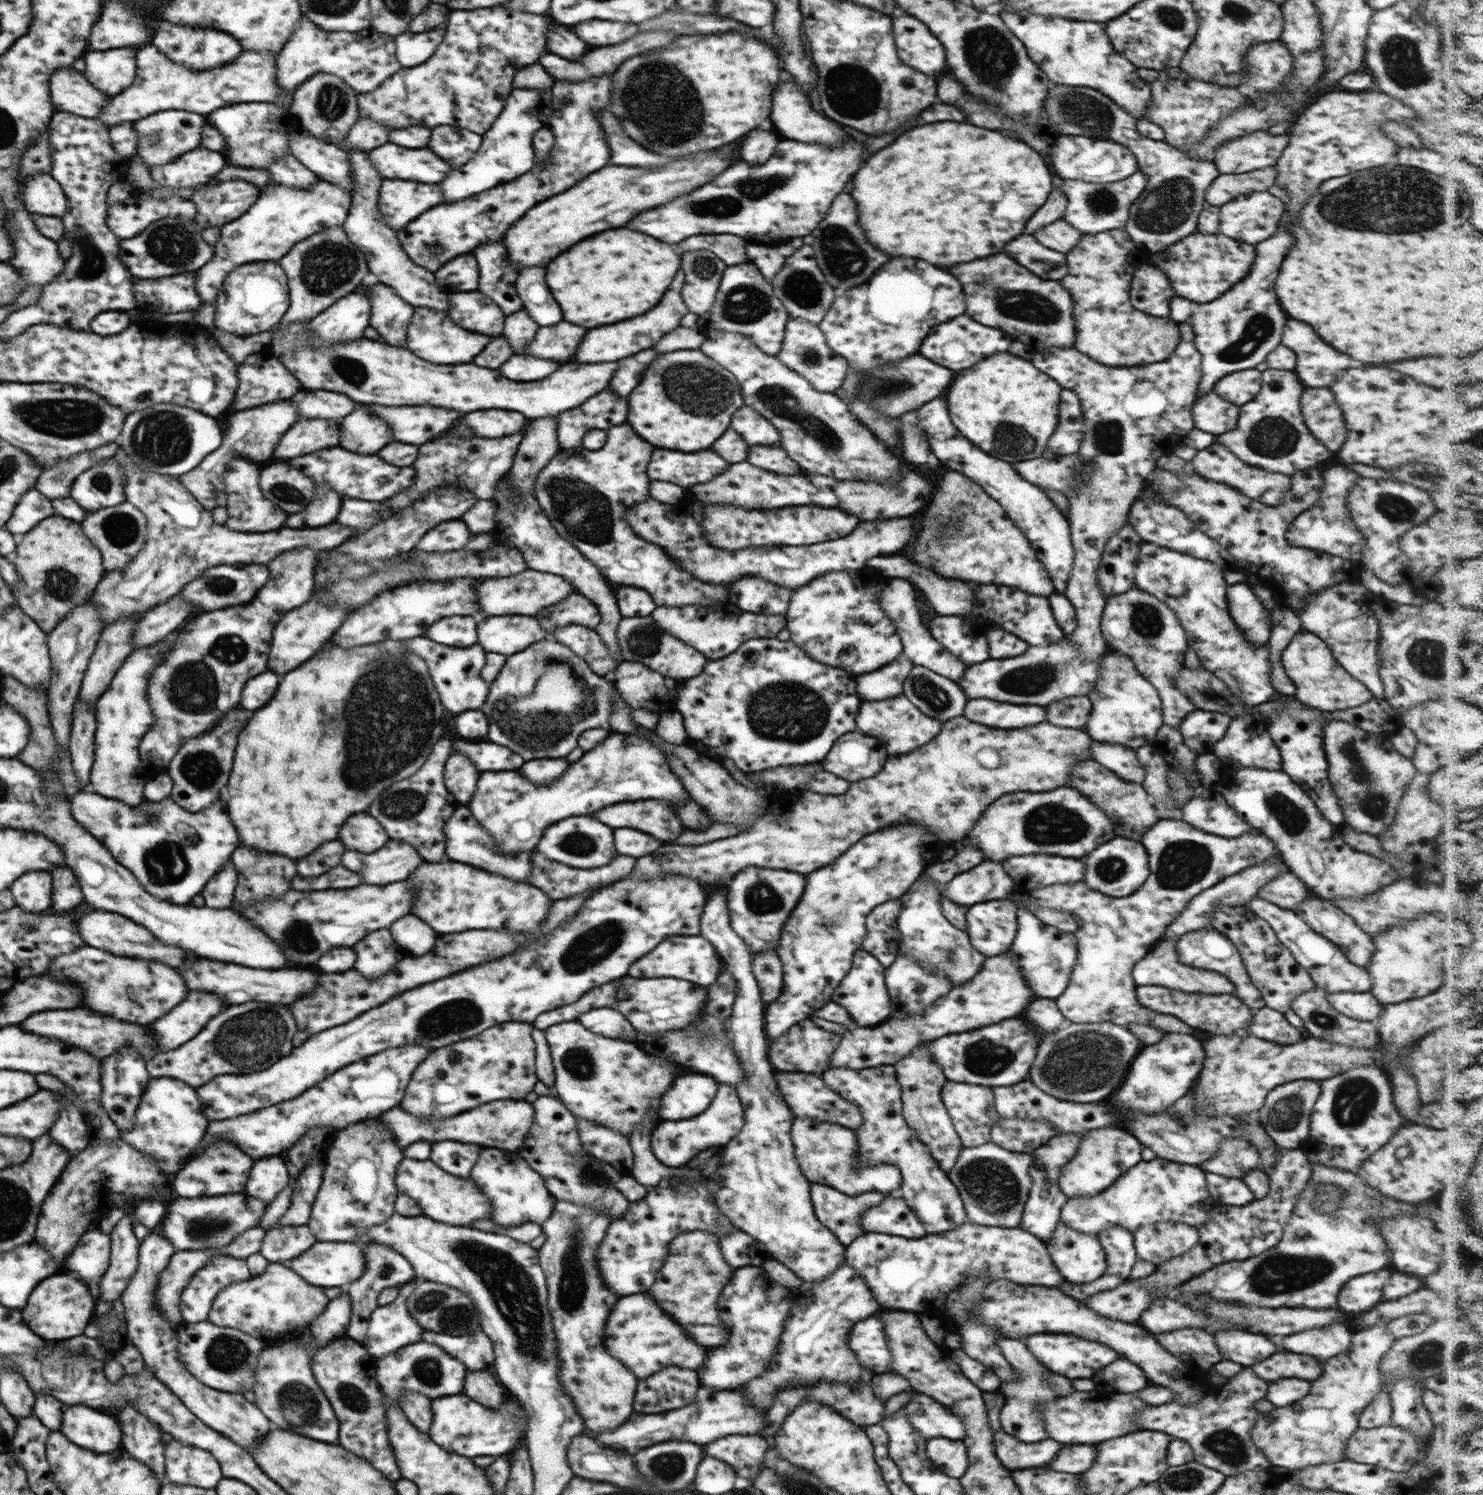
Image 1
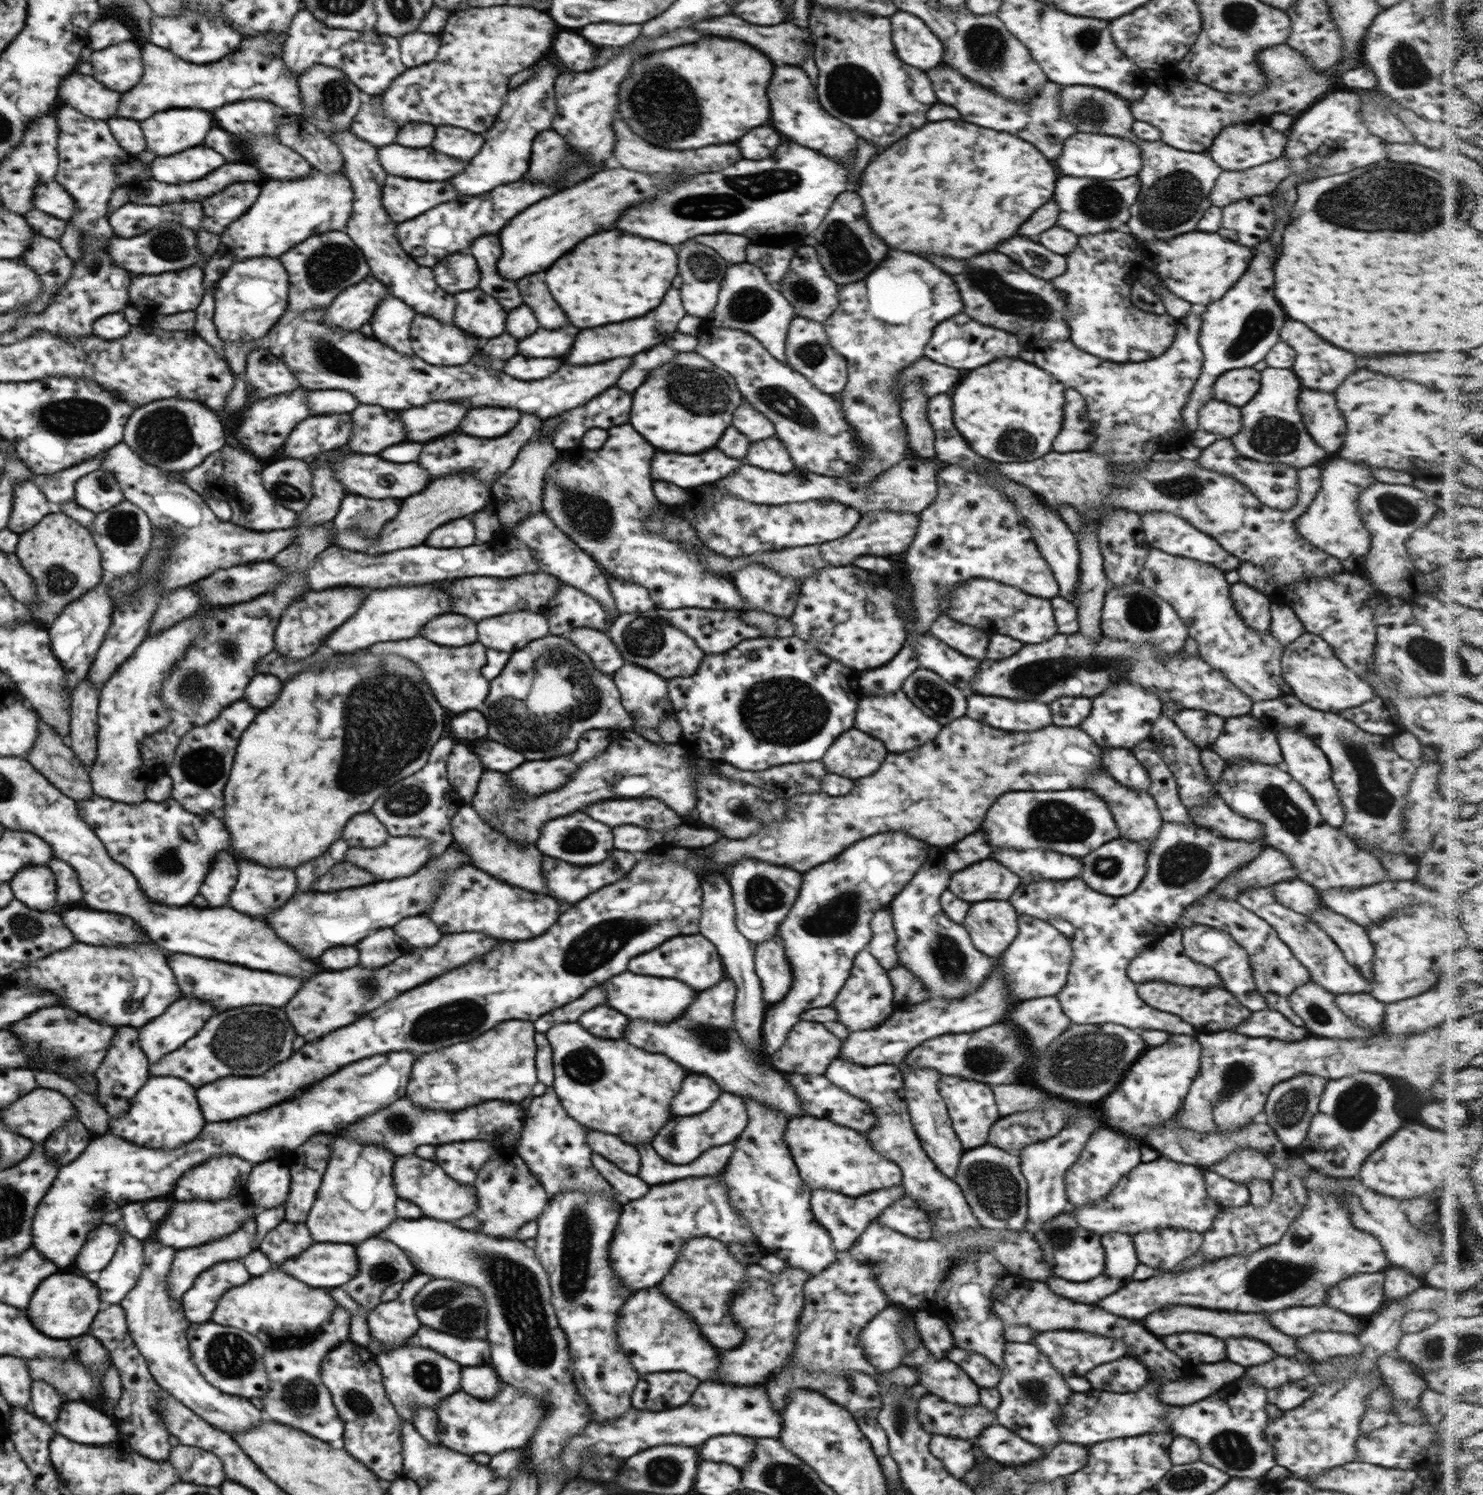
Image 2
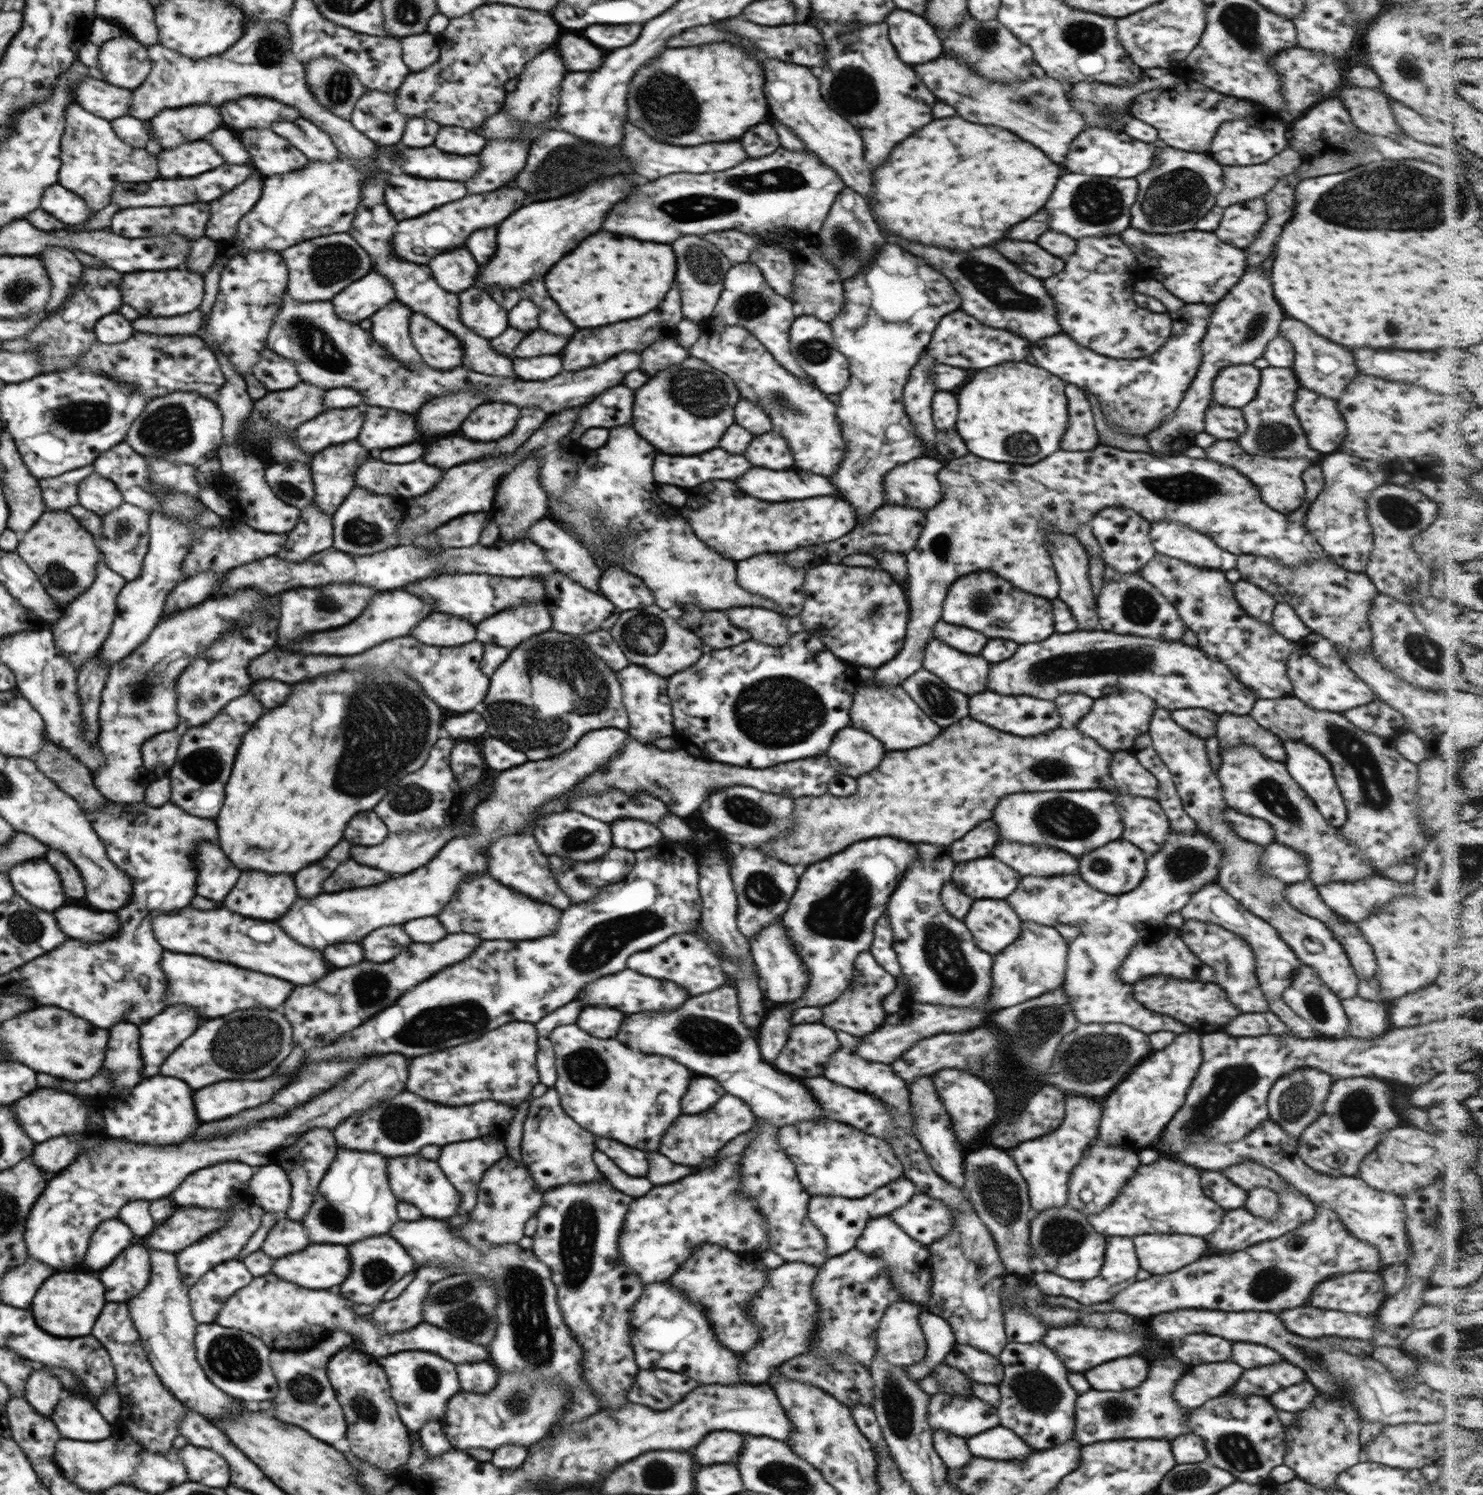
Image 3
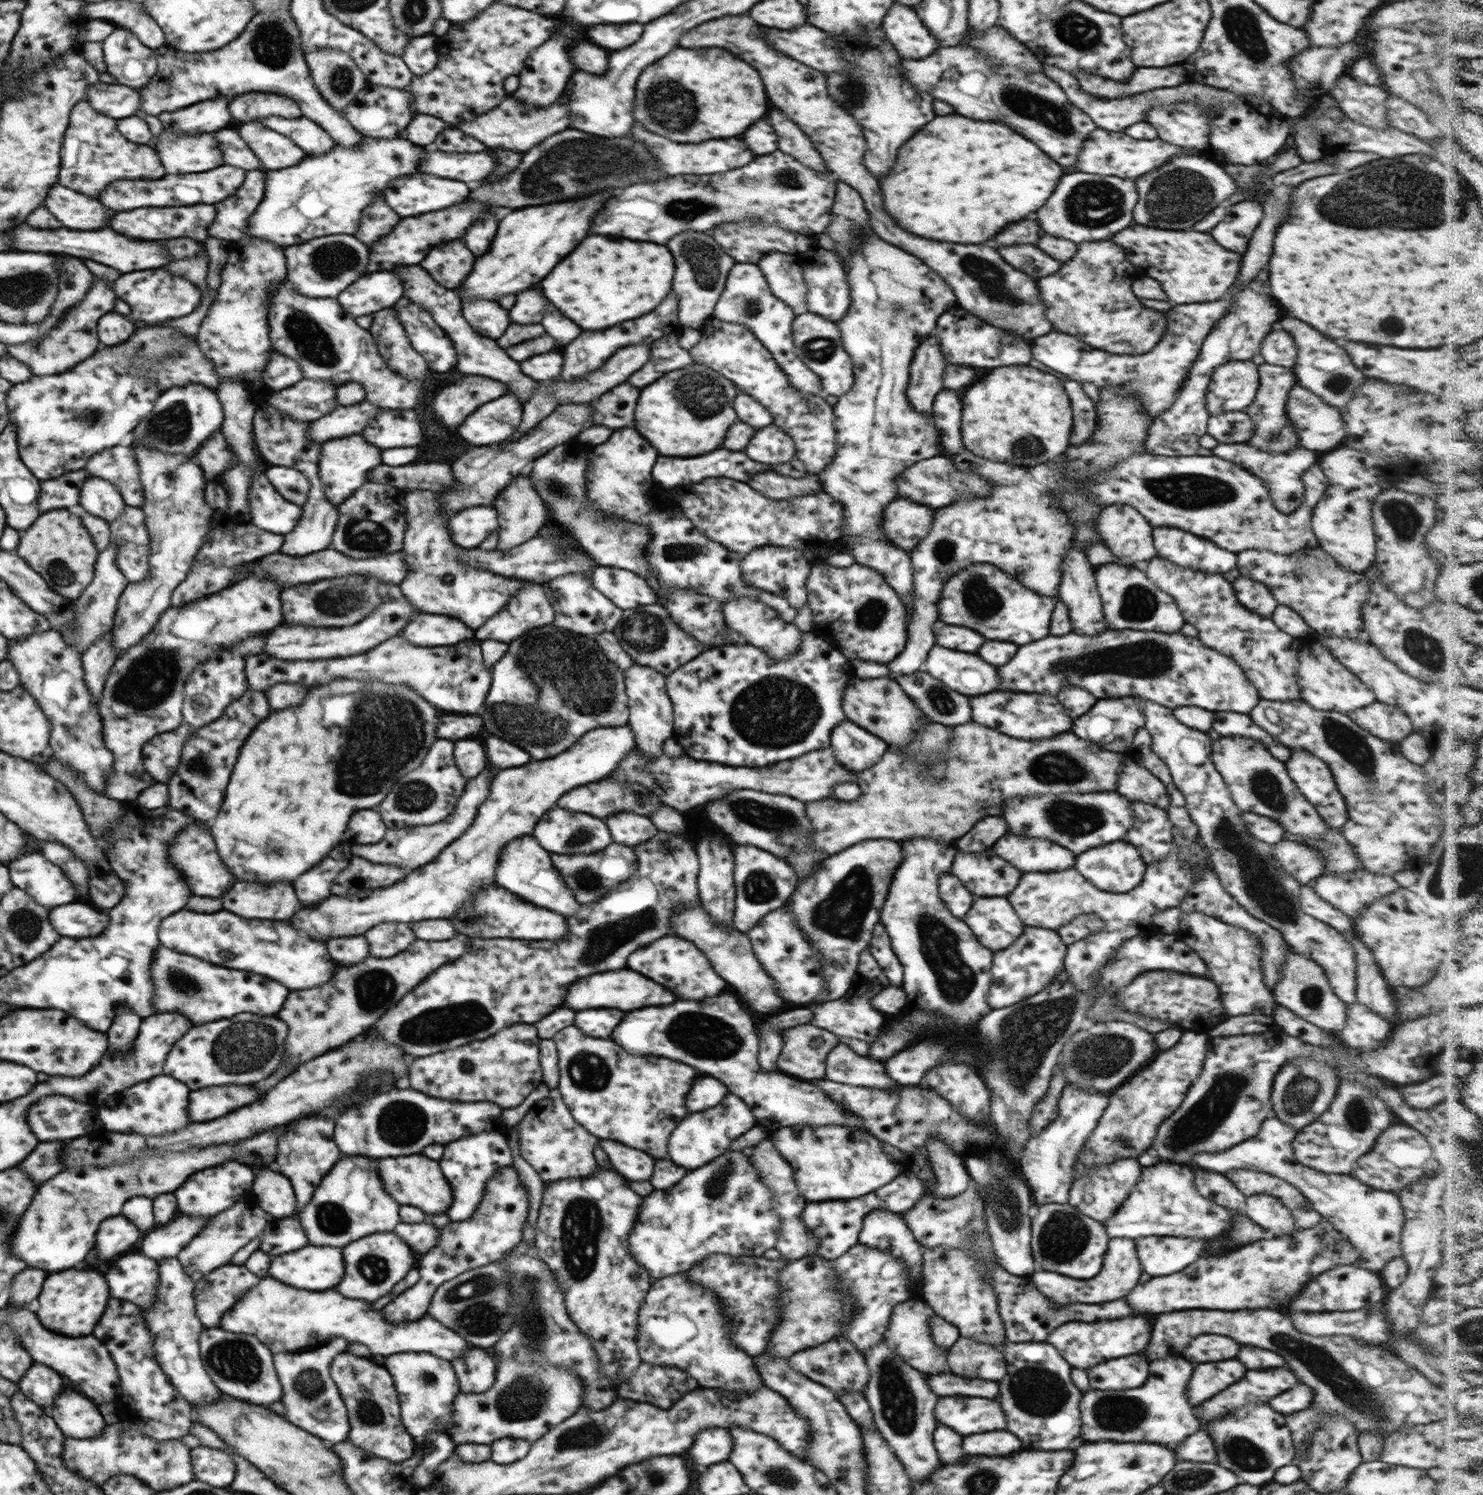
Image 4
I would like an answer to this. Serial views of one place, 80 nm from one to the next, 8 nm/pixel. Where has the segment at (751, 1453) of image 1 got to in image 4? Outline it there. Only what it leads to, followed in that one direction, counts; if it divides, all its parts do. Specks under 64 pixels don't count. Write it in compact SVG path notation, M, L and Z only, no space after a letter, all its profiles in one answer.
M706 1428L706 1430L700 1431L700 1434L693 1440L692 1446L688 1450L688 1458L694 1458L691 1462L696 1462L700 1466L711 1466L712 1464L718 1464L726 1462L730 1458L732 1449L732 1438L728 1434L728 1430L724 1428Z

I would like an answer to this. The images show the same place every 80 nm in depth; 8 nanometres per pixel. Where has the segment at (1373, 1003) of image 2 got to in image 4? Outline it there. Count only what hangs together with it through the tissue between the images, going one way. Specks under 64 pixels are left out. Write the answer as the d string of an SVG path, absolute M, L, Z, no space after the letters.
M1356 1000L1347 1005L1346 1024L1336 1036L1340 1036L1342 1044L1360 1052L1368 1052L1380 1048L1391 1031L1391 1024L1383 1016Z

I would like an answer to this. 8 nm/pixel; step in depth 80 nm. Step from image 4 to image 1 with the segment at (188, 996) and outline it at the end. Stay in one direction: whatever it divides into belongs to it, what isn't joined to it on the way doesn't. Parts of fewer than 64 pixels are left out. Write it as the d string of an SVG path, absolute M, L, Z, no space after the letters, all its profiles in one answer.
M200 960L196 968L188 968L188 972L180 972L188 984L192 984L192 990L206 990L216 992L218 996L226 998L230 1006L244 1004L244 1002L270 1002L270 1004L292 1004L300 1000L306 992L312 992L318 984L318 974L306 972L306 970L256 970L246 968L238 964L226 964L226 962L212 962L212 960Z

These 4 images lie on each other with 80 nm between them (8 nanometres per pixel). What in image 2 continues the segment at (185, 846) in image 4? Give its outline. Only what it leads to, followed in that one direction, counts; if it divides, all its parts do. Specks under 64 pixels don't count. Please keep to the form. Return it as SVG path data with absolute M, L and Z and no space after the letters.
M220 852L208 874L208 880L204 880L202 884L200 894L208 900L212 908L226 906L228 896L236 884L236 876L238 876L238 868L234 858L228 852Z

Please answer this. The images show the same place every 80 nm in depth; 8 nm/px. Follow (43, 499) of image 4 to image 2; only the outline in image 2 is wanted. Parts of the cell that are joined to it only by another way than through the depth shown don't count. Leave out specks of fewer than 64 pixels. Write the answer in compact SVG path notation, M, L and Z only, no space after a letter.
M107 451L96 455L92 459L84 459L82 463L67 468L55 475L34 475L33 481L46 494L51 504L62 504L75 500L76 481L101 468L102 461Z

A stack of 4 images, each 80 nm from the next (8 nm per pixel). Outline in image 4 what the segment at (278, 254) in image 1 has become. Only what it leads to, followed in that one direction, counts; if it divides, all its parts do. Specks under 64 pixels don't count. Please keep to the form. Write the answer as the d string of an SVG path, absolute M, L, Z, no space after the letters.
M363 136L363 142L354 148L344 148L342 144L335 144L330 152L321 154L321 156L308 154L298 164L288 168L266 169L264 200L256 208L256 212L248 218L246 236L234 246L239 248L242 243L248 242L252 237L258 240L269 240L285 248L293 244L300 244L302 240L312 240L321 236L354 235L358 230L362 212L370 204L374 194L378 190L384 190L390 184L390 180L414 174L422 152L424 152L424 148L410 144L407 138Z

